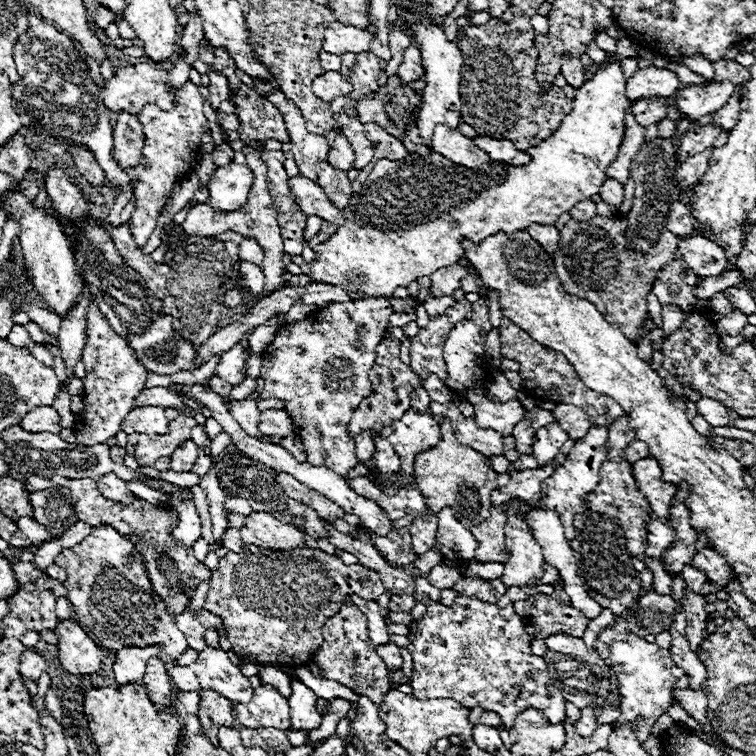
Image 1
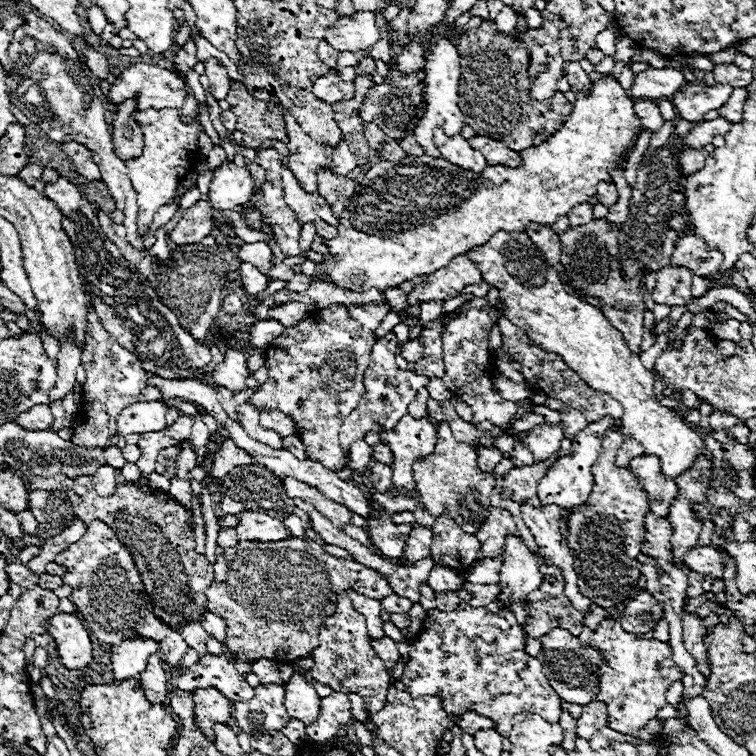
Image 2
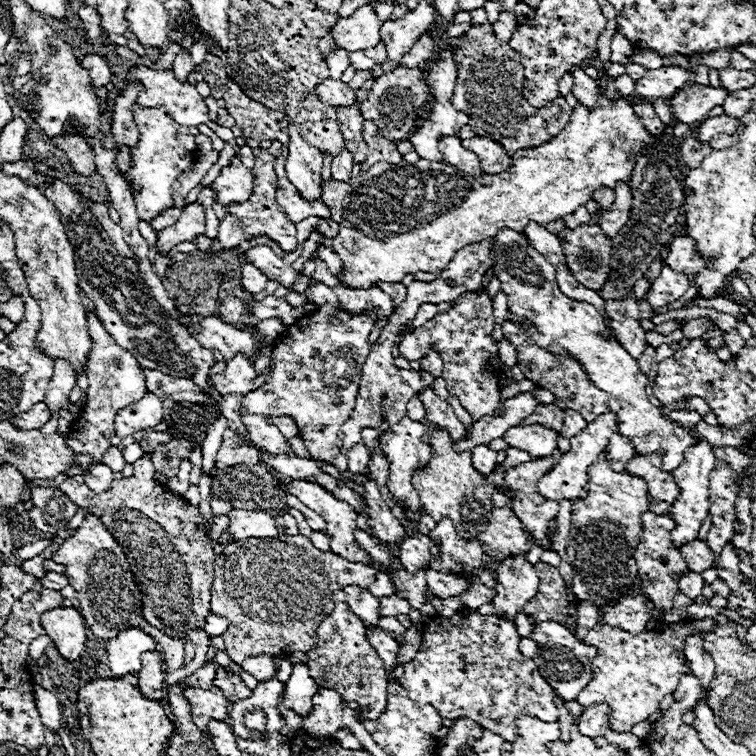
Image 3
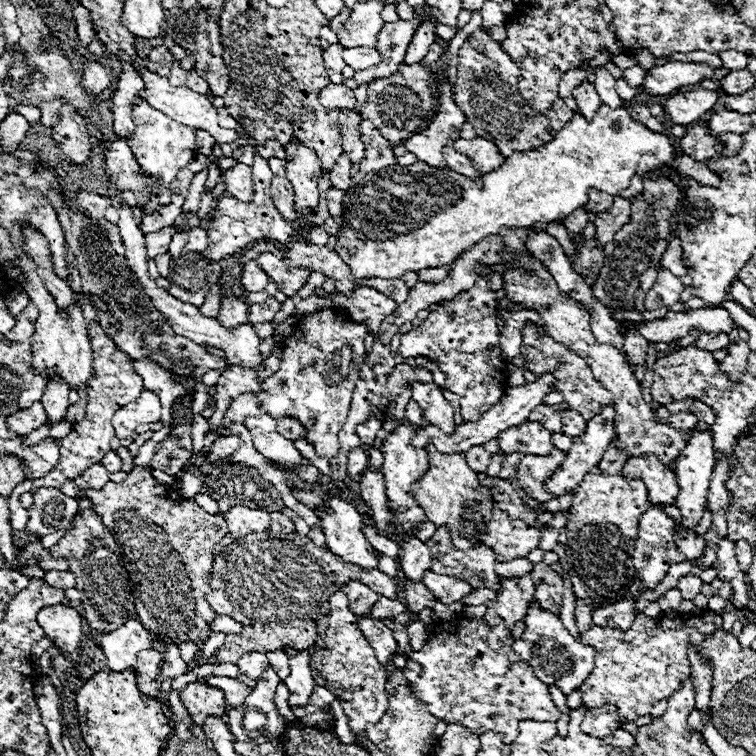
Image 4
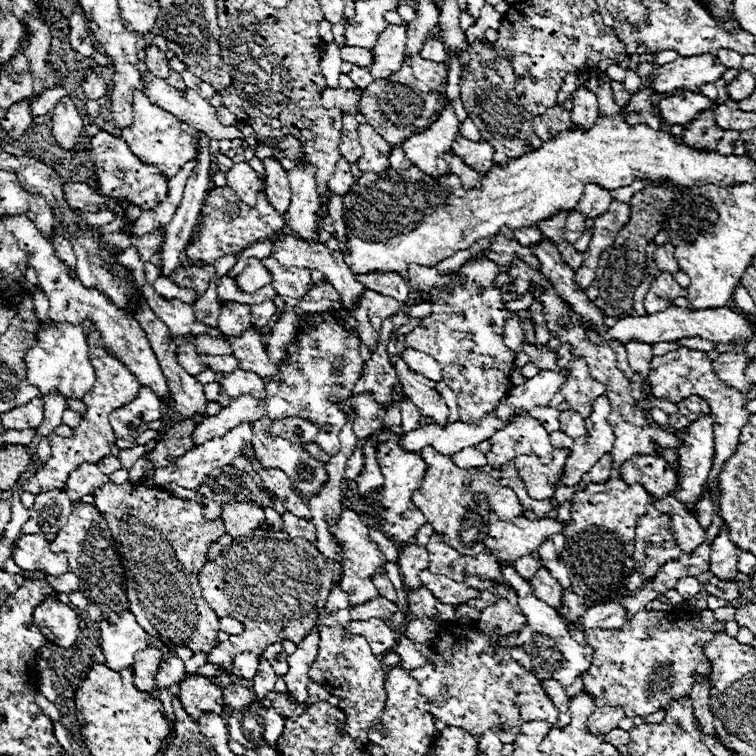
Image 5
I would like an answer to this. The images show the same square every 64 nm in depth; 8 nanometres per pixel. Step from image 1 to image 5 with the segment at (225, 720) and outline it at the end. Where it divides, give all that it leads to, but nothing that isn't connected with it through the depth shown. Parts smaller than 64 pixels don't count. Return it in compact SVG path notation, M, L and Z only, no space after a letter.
M188 674L180 686L178 698L180 698L184 710L194 720L198 720L204 712L214 712L214 714L224 712L222 690L216 684L212 684L210 678L204 678L204 676Z

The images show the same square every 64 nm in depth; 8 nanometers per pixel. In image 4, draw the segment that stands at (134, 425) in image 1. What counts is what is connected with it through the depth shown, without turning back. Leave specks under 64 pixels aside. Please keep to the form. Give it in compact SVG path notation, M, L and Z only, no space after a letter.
M144 390L140 400L134 400L132 404L126 404L112 416L112 426L116 430L118 438L130 438L136 436L136 426L140 424L152 424L160 420L160 400L154 392Z

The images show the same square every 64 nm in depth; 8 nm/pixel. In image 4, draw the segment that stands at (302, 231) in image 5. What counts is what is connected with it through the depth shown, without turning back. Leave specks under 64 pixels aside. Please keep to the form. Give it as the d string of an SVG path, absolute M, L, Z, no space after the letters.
M292 140L296 142L296 156L294 160L286 162L286 176L296 192L296 210L316 208L320 198L318 176L322 174L320 158L308 146L300 144L300 140Z

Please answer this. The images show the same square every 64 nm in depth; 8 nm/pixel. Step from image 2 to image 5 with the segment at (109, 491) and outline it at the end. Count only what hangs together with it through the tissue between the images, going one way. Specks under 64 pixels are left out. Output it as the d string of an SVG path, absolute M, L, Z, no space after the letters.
M82 464L78 470L74 470L68 480L68 496L72 496L72 500L80 500L86 494L92 494L94 490L98 490L100 486L108 484L110 478L100 472L100 468L96 464Z

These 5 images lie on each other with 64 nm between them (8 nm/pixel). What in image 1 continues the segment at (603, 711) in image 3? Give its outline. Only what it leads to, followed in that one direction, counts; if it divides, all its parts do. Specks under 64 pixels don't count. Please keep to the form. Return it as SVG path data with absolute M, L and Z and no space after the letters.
M582 708L582 716L580 716L580 720L574 724L574 728L576 728L576 734L582 736L582 738L592 736L594 730L598 728L598 726L596 726L596 714L594 714L594 710L592 710L592 708Z

